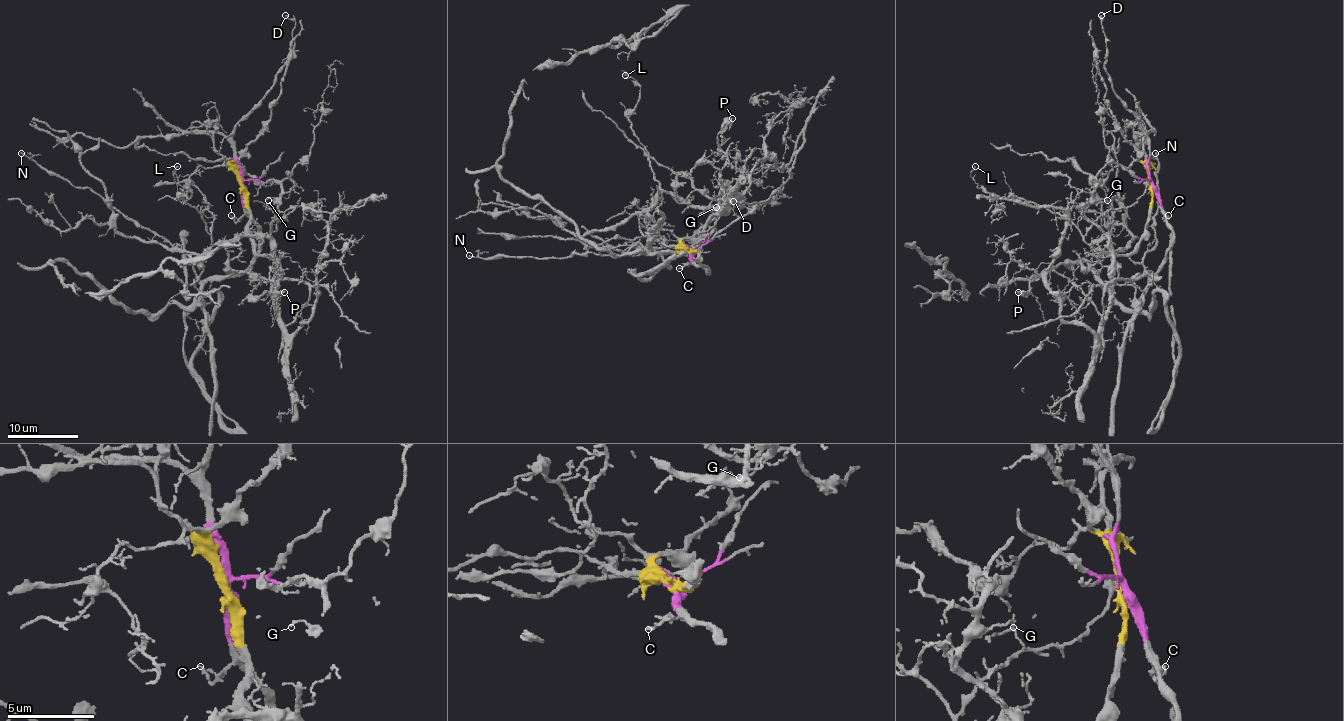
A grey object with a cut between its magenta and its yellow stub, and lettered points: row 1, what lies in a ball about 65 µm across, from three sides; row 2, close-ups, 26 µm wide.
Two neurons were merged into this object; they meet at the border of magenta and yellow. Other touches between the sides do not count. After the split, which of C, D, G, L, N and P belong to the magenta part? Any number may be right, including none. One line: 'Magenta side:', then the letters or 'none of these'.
Magenta side: C, D, N

